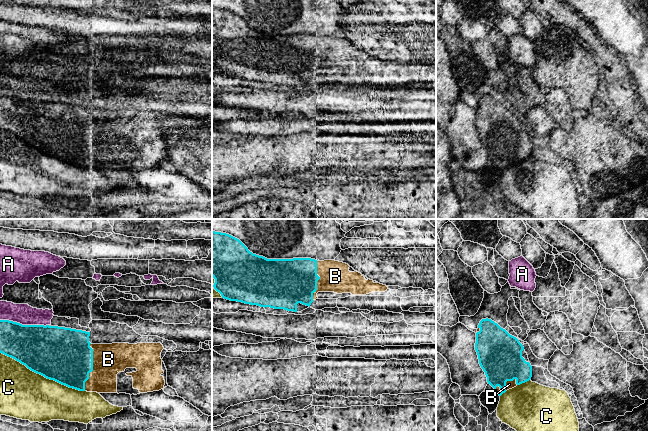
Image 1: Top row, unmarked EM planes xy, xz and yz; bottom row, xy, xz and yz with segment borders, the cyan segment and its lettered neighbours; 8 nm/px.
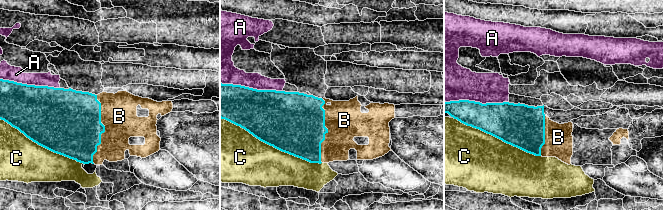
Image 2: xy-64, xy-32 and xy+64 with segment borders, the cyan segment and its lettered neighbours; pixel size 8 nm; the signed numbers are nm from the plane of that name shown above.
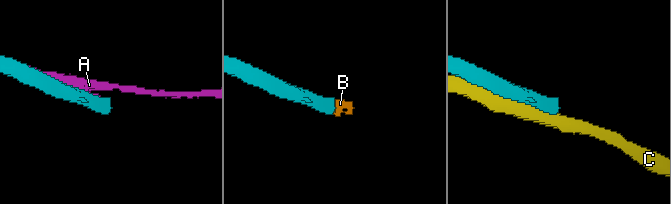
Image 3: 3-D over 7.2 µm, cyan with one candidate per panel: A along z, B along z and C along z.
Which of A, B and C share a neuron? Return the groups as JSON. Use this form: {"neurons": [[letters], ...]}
{"neurons": [["A"], ["B"], ["C"]]}

